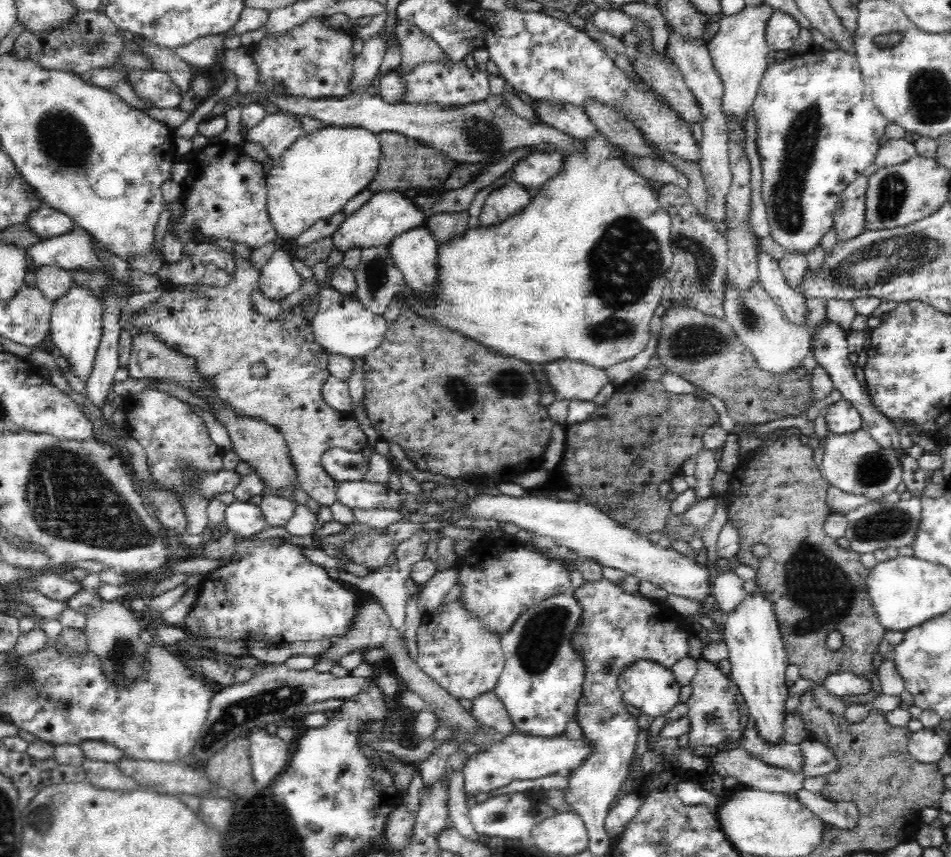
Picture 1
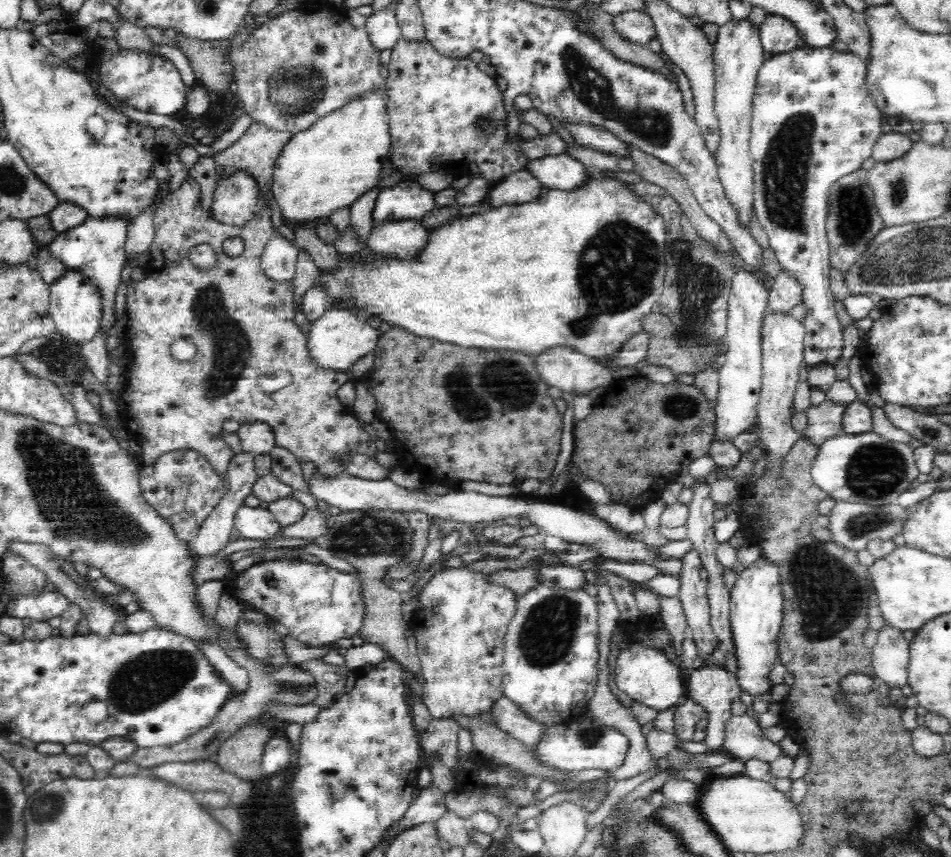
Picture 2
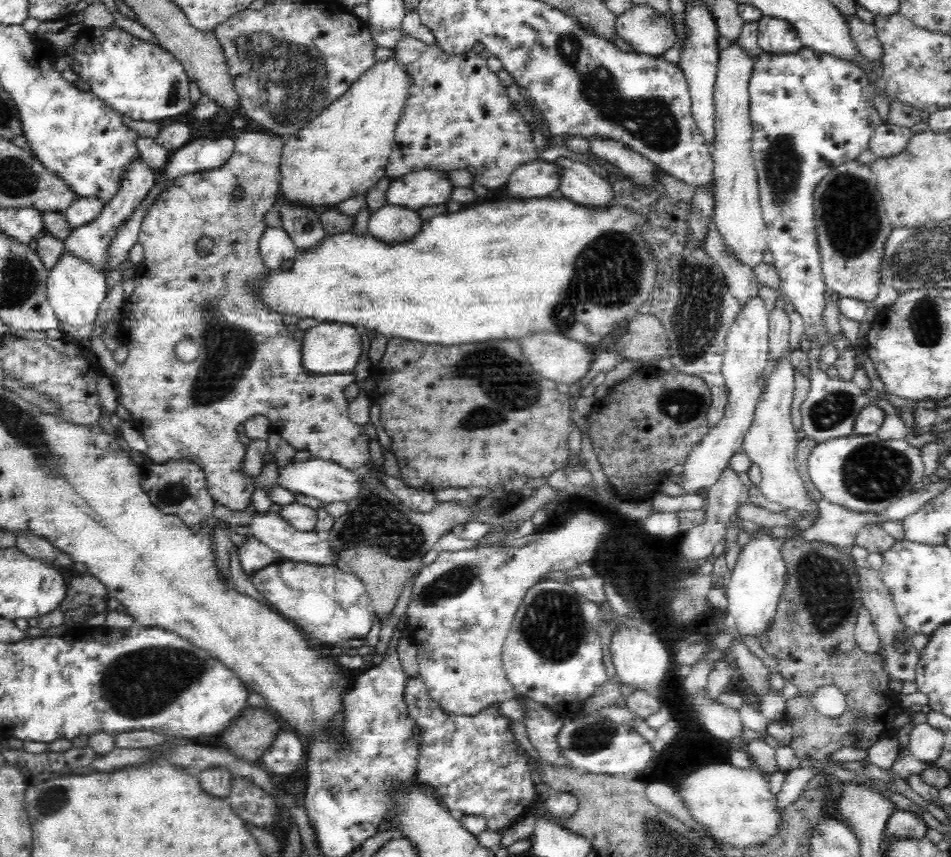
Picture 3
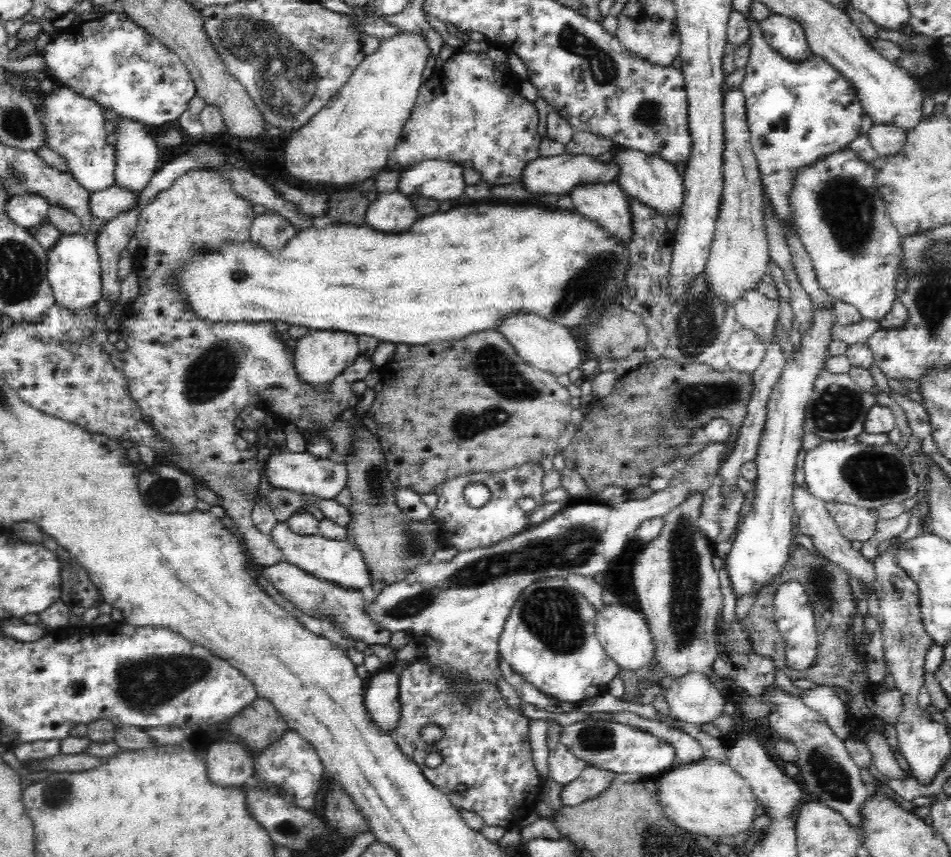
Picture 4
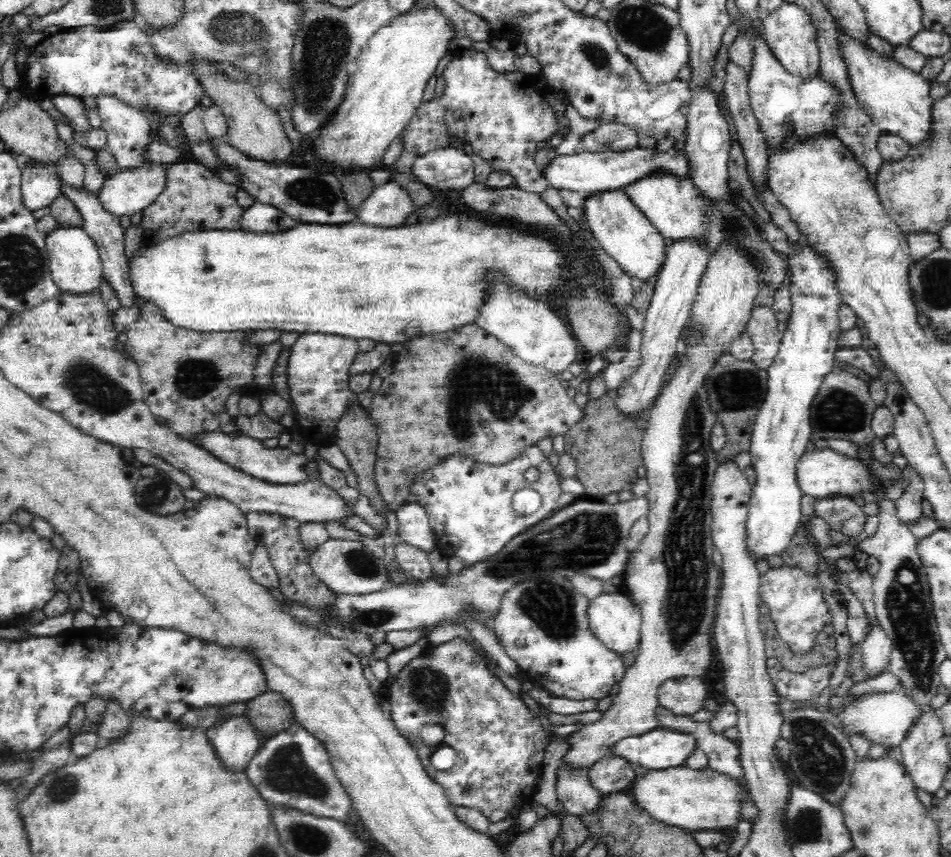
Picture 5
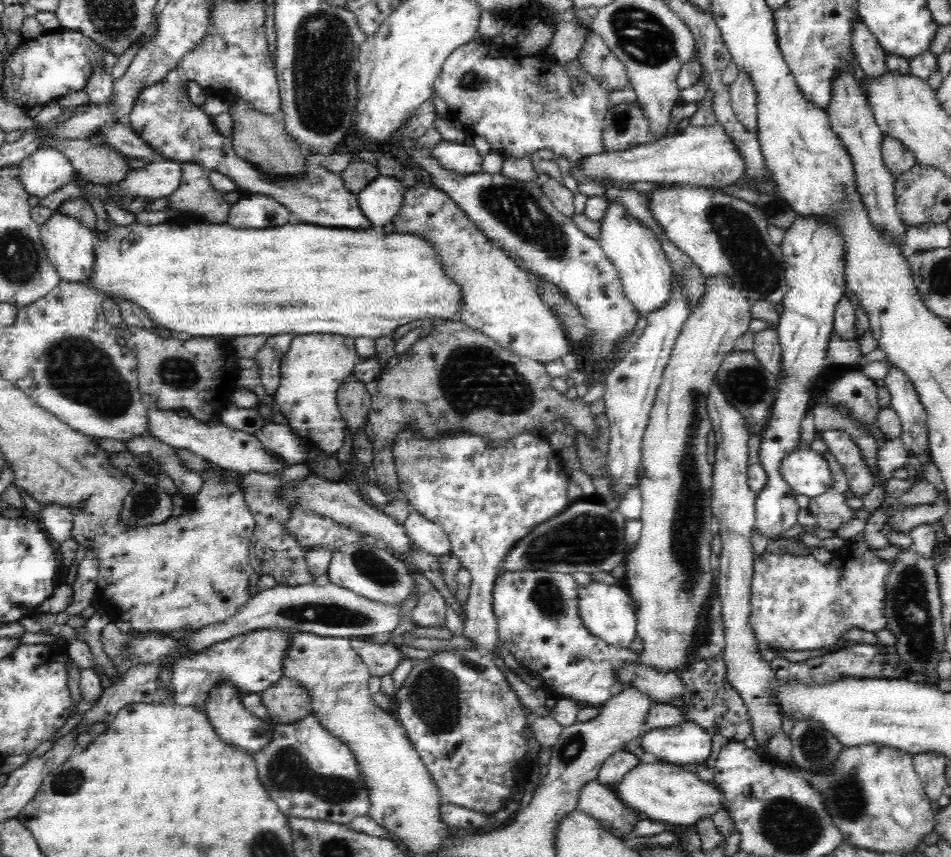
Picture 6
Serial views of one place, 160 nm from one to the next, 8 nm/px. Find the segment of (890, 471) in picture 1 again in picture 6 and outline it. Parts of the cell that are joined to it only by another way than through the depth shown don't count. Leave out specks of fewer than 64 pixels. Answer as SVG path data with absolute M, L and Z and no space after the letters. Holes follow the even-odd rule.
M798 449L785 456L779 465L784 481L796 494L814 498L832 488L830 465L823 454L813 449Z

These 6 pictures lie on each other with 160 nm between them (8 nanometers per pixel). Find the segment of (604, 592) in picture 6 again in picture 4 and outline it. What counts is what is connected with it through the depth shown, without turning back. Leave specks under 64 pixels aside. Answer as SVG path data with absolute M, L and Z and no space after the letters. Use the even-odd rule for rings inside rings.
M624 604L606 605L595 617L596 632L604 647L604 652L618 665L620 670L638 673L641 668L651 664L655 646L653 646L653 638L648 632L647 620L644 620L643 613Z

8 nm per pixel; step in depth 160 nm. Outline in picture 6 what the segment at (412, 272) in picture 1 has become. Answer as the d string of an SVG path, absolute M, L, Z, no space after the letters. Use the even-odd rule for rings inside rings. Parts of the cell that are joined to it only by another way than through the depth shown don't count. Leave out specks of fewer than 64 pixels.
M378 175L358 194L357 202L373 227L384 227L404 204L405 186L396 177Z

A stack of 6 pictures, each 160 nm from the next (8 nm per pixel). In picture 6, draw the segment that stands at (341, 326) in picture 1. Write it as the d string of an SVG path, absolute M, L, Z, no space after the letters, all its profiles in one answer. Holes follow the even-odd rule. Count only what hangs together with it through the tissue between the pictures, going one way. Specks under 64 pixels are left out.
M332 334L295 336L289 346L289 351L281 360L280 384L275 392L276 404L280 407L282 415L288 419L291 430L310 446L320 449L322 453L334 455L344 444L347 427L337 405L337 392L341 382L348 375L353 375L354 367L358 361L359 357L355 349L355 339Z

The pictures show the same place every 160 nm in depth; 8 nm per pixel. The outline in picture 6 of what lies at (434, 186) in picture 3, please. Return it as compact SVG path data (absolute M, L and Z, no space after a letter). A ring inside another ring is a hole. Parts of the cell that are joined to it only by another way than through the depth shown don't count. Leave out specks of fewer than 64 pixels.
M441 140L431 149L432 159L440 167L460 173L460 175L471 175L481 171L482 156L470 142L455 143L454 141Z

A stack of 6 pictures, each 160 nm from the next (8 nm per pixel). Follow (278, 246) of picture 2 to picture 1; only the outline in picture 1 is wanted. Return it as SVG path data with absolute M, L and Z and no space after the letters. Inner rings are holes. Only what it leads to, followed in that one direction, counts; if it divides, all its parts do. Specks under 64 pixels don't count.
M276 249L260 271L260 291L270 300L280 300L296 292L303 283L304 275L292 267L292 253Z

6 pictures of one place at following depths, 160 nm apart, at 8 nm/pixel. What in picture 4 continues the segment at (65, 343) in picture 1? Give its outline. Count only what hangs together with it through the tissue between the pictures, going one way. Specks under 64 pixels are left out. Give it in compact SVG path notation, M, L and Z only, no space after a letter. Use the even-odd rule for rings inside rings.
M82 233L60 236L47 254L47 279L56 305L70 311L94 307L102 299L101 264L95 241L89 241Z

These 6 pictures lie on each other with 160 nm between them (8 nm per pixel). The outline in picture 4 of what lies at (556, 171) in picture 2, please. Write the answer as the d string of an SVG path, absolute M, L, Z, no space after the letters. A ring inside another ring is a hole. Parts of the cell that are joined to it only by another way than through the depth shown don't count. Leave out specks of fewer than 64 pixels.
M618 182L578 184L578 186L572 188L569 195L574 204L574 209L578 211L580 215L599 224L601 230L609 232L609 236L615 236L616 241L623 244L630 243L630 238L632 238L631 206Z

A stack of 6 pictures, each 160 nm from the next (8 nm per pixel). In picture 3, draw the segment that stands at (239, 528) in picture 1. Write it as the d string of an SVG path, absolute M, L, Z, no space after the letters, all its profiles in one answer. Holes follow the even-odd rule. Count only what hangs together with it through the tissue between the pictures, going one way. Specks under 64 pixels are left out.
M217 506L214 514L217 519L225 520L227 524L248 527L252 537L268 546L275 553L279 553L280 556L286 556L293 563L333 565L332 562L336 562L337 556L332 551L328 541L319 537L314 531L302 532L296 530L287 520L282 519L277 512L266 511L264 514L260 514L257 511L233 511L226 507Z

